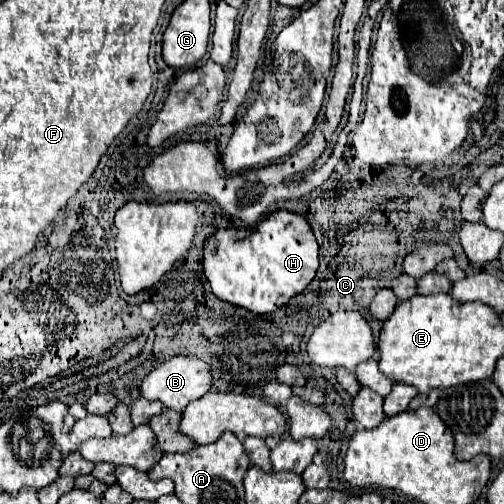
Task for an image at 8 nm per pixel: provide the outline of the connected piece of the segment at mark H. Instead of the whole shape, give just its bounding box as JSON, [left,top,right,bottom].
[205,210,319,312]

